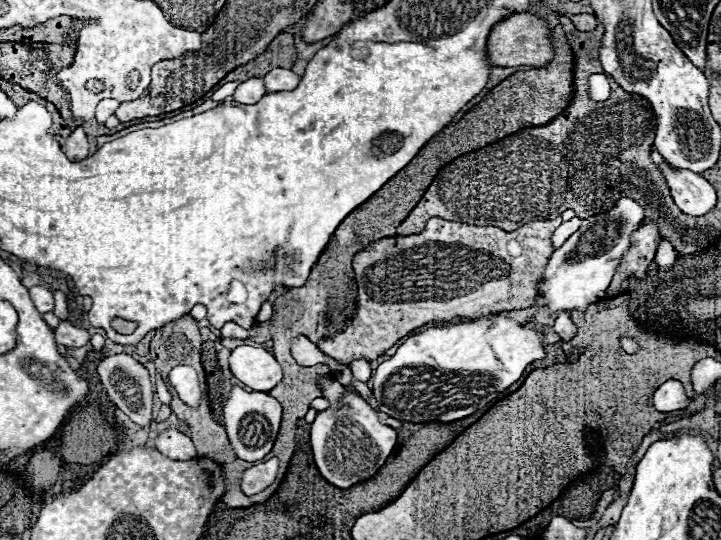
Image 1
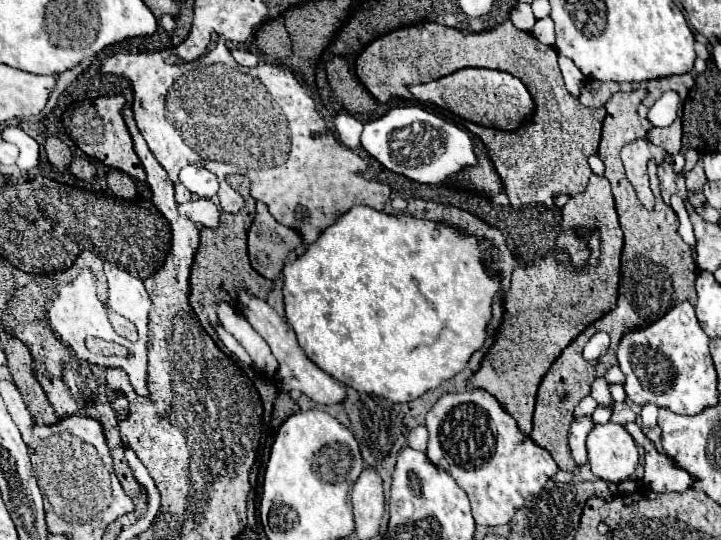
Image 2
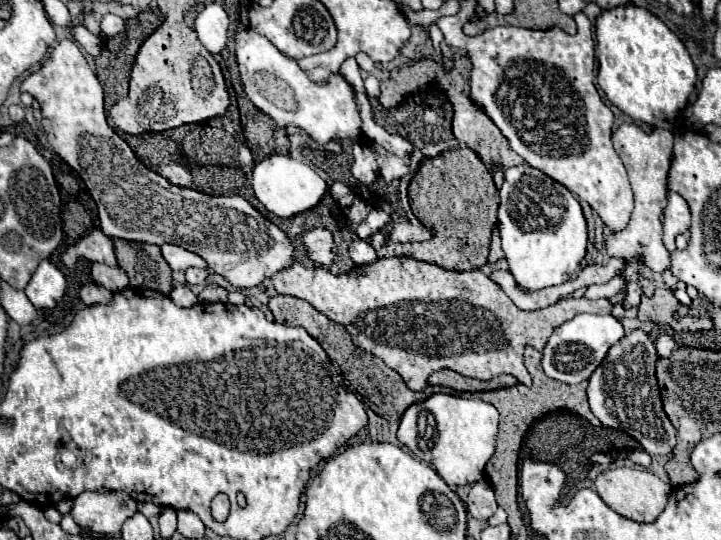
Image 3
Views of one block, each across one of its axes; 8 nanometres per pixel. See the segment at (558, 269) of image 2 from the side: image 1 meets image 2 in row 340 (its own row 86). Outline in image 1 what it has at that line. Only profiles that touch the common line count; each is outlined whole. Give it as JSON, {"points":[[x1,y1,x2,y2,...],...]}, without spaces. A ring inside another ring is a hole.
{"points":[[556,26,552,30,552,48,554,48,554,58,548,66,544,68,534,68,528,72,516,72,512,76,508,76,506,80,502,80,498,86,494,86,468,114,464,114,456,124,446,126,442,132,438,132,420,152,418,156,406,166,402,168,402,172,398,172,398,176,394,176,394,180,388,180,370,200,366,200,366,204,360,204,354,212,350,212,350,216,338,226,336,234,332,236,332,242,328,244,328,248,322,252,318,264,312,268,308,282,302,288,286,288,282,296,276,298,274,302,274,316,272,316,272,326,270,326,270,334,272,334,272,352,276,356,276,360,280,362,280,366,284,368,284,378,278,386,274,386,268,394,274,396,280,404,284,404,282,408,282,428,280,434,276,438,276,444,272,448,272,452,264,458,280,458,280,470,278,470,278,478,272,486,268,486,264,492,254,494,254,496,246,496,246,494,224,494,220,498,220,502,228,504,230,508,248,508,252,504,260,504,264,500,268,500,272,496,272,492,280,486,288,462,292,458,294,452,294,432,296,432,296,420,304,418,304,414,310,410,312,400,322,396,322,390,318,390,318,386,310,386,316,384,322,376,330,376,332,370,326,364,318,364,314,368,302,368,298,366,298,362,292,358,292,338,296,336,306,336,310,338,314,344,318,344,322,338,330,338,338,332,344,330,344,326,322,326,322,324,346,324,352,320,352,316,356,314,356,294,348,294,356,290,354,284,354,270,352,270,352,258,362,252,368,244,380,240,380,238,388,238,388,236,396,236,396,228,398,224,402,224,406,220,406,216,414,210,414,206,420,202,420,198,424,196,426,188,432,184,434,176,438,174,440,168,444,168,446,164,450,164,452,160,456,160,462,154,480,150,504,136,510,136,522,128,530,128,530,126,544,126,550,120,554,120,572,100,572,66,574,66,574,56,572,50,566,42,564,30,562,26]]}

